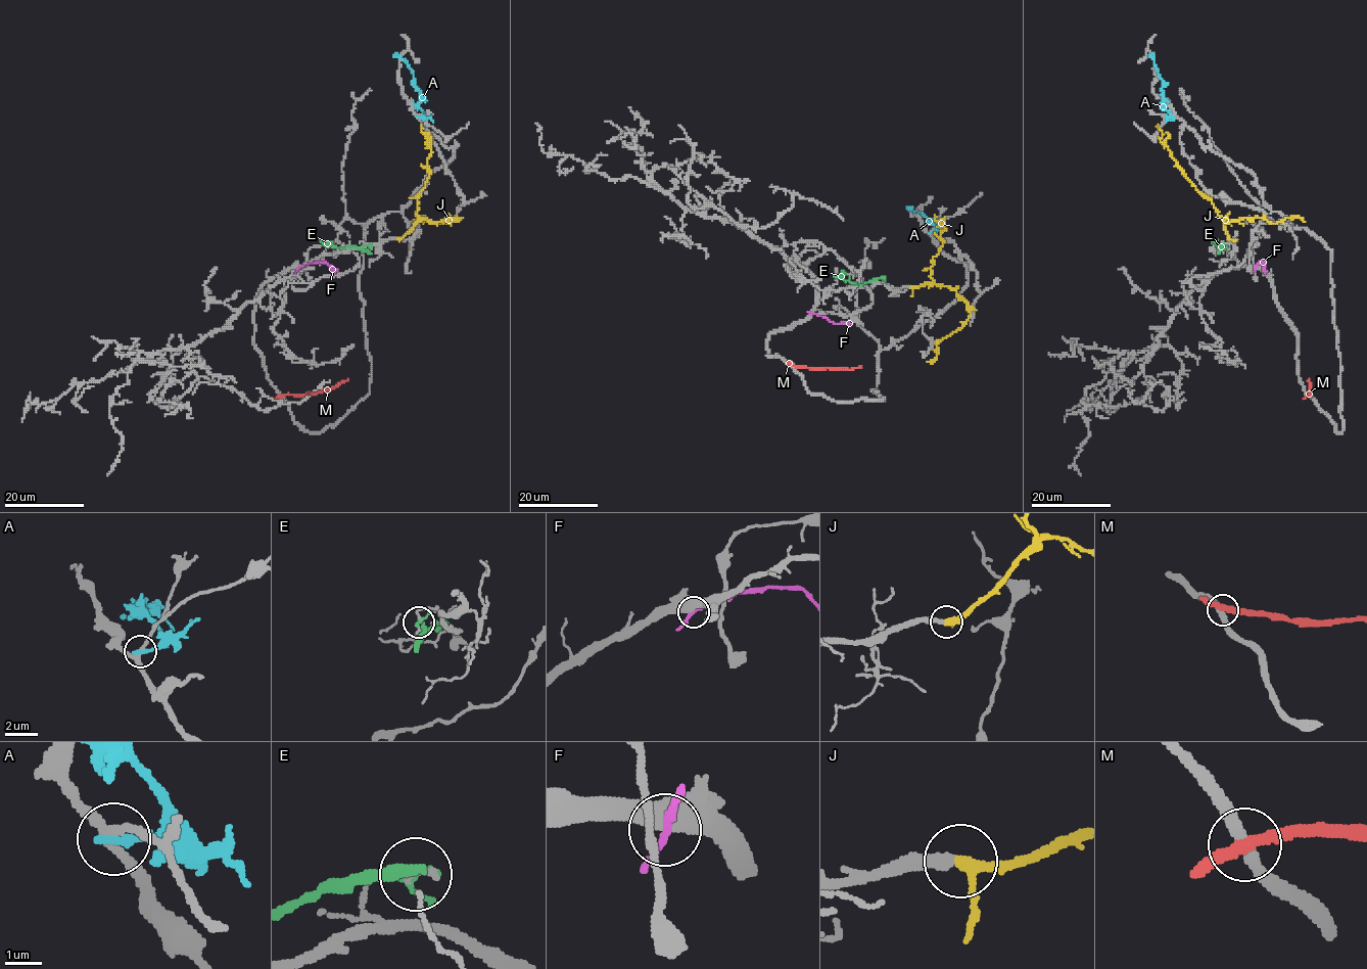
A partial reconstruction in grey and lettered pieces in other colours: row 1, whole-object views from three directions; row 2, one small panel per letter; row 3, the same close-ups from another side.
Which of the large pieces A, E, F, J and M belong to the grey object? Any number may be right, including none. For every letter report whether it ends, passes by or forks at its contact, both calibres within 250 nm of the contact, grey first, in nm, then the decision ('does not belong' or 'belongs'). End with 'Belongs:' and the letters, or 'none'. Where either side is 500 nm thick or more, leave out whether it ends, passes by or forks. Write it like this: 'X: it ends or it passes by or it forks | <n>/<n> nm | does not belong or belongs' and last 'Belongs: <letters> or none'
A: it ends | 240/240 nm | does not belong
E: it passes by | 160/110 nm | does not belong
F: 500/170 nm | does not belong
J: it passes by | 320/280 nm | belongs
M: it passes by | 360/320 nm | does not belong
Belongs: J

